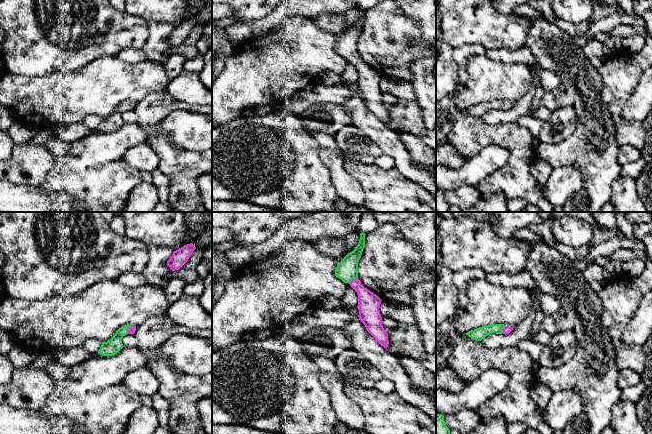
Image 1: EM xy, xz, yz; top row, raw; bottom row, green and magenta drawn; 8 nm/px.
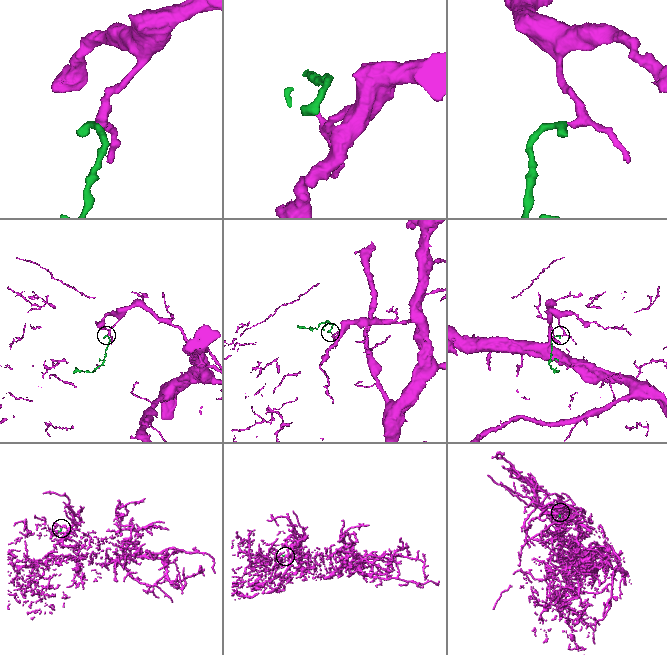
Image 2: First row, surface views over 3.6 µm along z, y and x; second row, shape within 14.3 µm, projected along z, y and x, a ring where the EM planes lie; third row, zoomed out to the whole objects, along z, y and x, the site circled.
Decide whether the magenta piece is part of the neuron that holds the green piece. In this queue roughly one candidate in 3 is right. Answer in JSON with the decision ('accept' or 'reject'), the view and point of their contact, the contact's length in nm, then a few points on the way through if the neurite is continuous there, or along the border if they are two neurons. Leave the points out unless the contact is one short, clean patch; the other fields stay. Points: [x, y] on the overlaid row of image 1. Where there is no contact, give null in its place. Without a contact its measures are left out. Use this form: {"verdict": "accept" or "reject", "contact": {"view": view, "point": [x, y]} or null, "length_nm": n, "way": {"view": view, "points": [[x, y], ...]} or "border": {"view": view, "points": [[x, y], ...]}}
{"verdict": "accept", "contact": {"view": "xz", "point": [353, 278]}, "length_nm": 90, "way": {"view": "xz", "points": [[347, 270], [353, 278], [369, 303]]}}

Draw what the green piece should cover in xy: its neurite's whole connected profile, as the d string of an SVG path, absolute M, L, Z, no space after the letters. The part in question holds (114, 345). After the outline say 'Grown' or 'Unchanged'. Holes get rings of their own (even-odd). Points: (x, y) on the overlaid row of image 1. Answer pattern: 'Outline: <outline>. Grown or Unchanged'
Outline: M129 324L120 327L110 340L102 342L98 354L107 357L117 354L124 347L122 338L127 334L134 334L135 331L136 326L131 326Z. Grown

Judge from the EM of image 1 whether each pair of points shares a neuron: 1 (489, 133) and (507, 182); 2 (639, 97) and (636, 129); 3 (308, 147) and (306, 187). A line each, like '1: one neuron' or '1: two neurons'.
1: one neuron
2: two neurons
3: one neuron

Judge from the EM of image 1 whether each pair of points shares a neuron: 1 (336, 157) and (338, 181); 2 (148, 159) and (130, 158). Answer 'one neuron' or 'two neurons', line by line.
1: one neuron
2: one neuron

